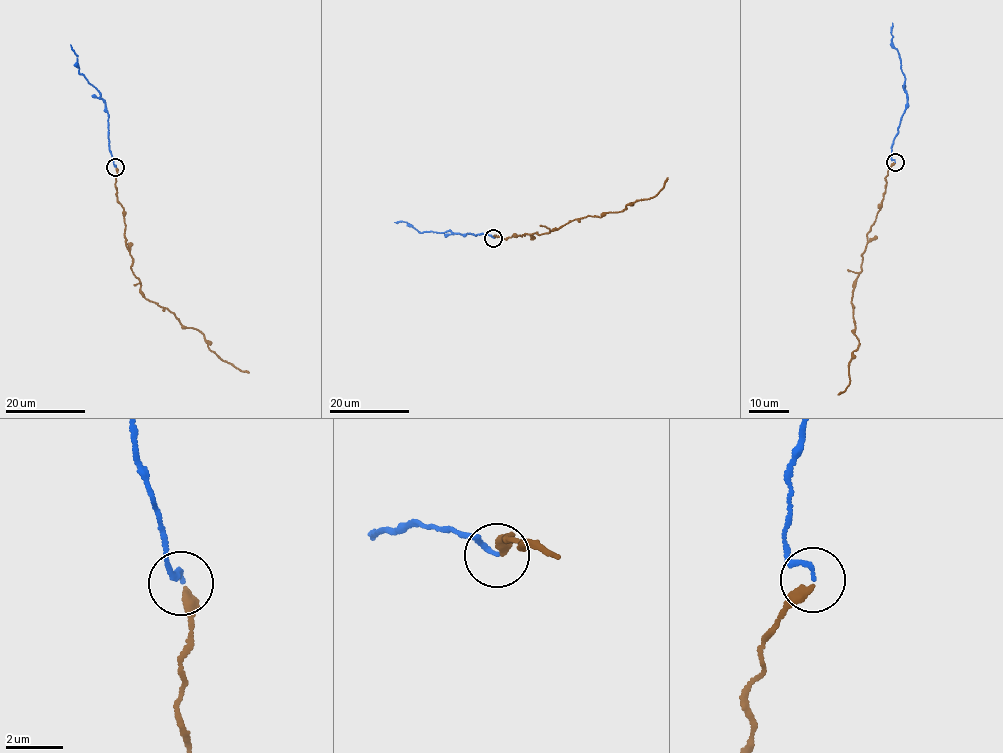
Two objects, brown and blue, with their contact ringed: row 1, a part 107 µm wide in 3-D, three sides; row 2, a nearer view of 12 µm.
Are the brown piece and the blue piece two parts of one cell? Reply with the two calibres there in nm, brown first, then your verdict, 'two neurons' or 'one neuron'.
320/140 nm | one neuron

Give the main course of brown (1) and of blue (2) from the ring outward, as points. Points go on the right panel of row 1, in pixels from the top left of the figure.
1: (895, 162), (861, 254), (851, 302), (859, 344), (849, 361), (848, 385), (838, 395)
2: (895, 162), (891, 158), (893, 140), (907, 97), (897, 49), (892, 43), (892, 23)

